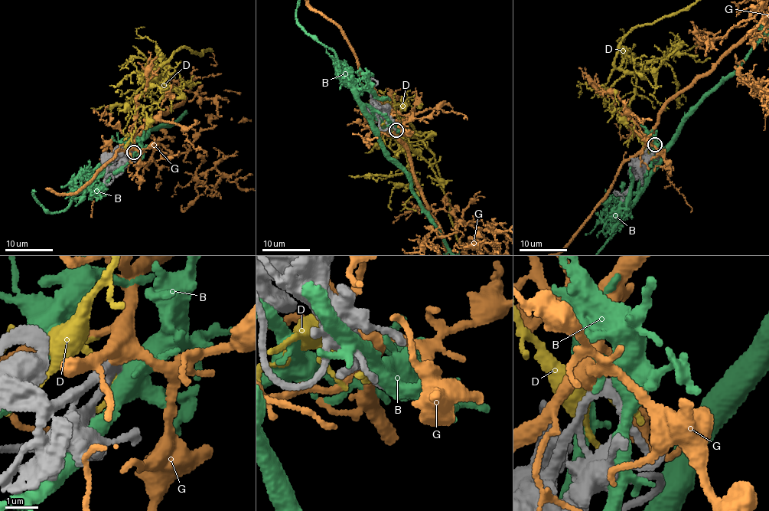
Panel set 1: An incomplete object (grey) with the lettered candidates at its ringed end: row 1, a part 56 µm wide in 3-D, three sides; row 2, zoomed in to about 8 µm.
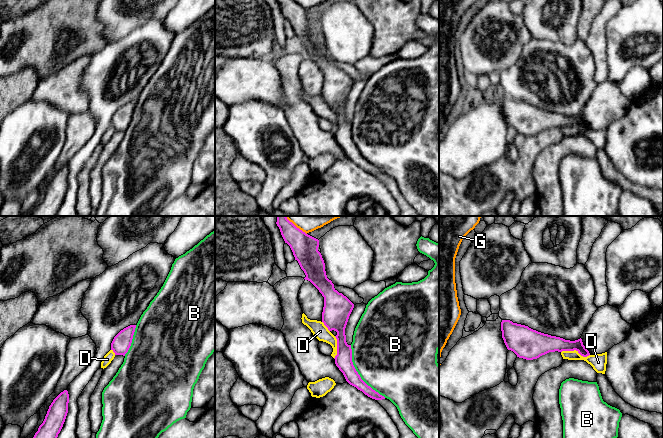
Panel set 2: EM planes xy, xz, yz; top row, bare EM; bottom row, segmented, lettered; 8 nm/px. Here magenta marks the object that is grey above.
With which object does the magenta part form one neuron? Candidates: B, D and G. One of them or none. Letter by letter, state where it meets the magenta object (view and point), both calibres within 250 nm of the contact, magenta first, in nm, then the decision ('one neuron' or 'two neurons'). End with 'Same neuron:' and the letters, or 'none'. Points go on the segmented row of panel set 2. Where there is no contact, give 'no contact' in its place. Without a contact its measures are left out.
B: contact xz (358, 374); calibres 140 and 500 nm; two neurons
D: contact yz (575, 349); calibres 150 and 120 nm; two neurons
G: contact xz (295, 226); calibres 200 and 240 nm; two neurons
Same neuron: none

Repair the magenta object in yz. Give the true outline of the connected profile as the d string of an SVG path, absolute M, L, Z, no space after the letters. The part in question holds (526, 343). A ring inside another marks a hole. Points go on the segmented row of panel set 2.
M502 320L501 331L507 349L513 351L517 357L526 360L537 359L555 351L576 350L583 357L590 355L581 338L575 341L565 340L538 332L525 325L513 323L510 320Z

